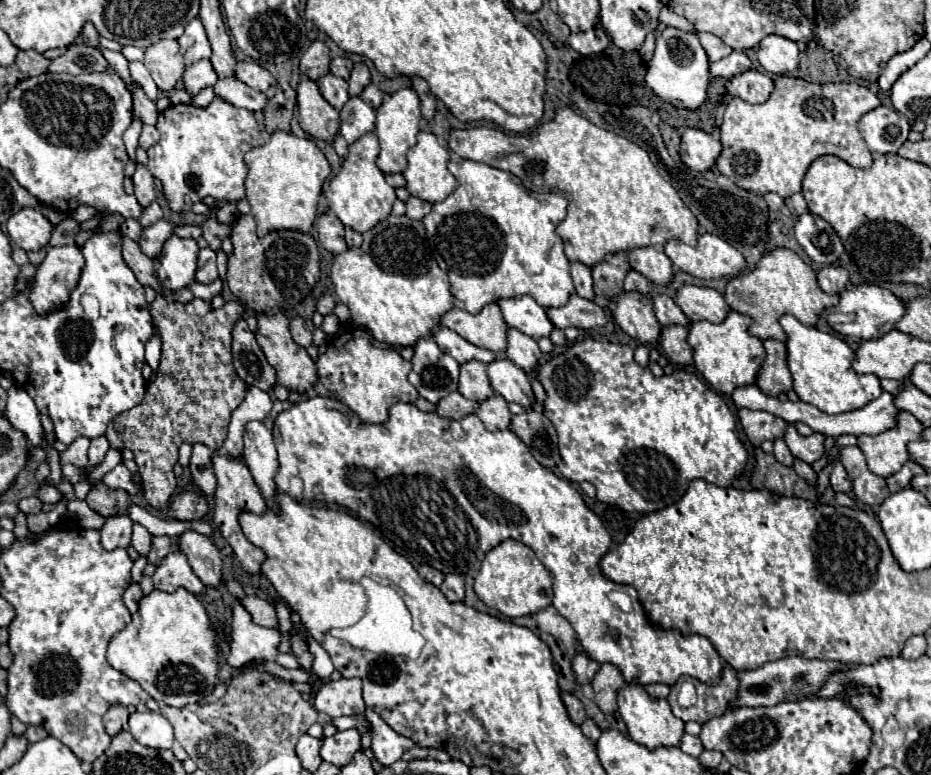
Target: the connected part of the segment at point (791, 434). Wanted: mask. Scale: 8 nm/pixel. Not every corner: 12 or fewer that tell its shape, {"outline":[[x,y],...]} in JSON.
{"outline":[[788,426],[784,440],[806,464],[824,454],[824,434],[804,438]]}

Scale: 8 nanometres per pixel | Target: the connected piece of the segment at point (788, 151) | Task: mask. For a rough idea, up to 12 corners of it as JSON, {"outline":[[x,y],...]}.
{"outline":[[778,76],[726,106],[716,168],[782,198],[834,154],[872,164],[856,82]]}

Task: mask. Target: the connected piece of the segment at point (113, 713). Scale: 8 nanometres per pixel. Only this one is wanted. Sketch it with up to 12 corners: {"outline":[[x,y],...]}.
{"outline":[[112,706],[104,714],[110,736],[124,728],[128,712],[124,706]]}

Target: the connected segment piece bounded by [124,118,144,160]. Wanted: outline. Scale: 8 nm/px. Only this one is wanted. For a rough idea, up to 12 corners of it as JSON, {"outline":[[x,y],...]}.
{"outline":[[132,120],[124,132],[128,156],[136,158],[142,122]]}

